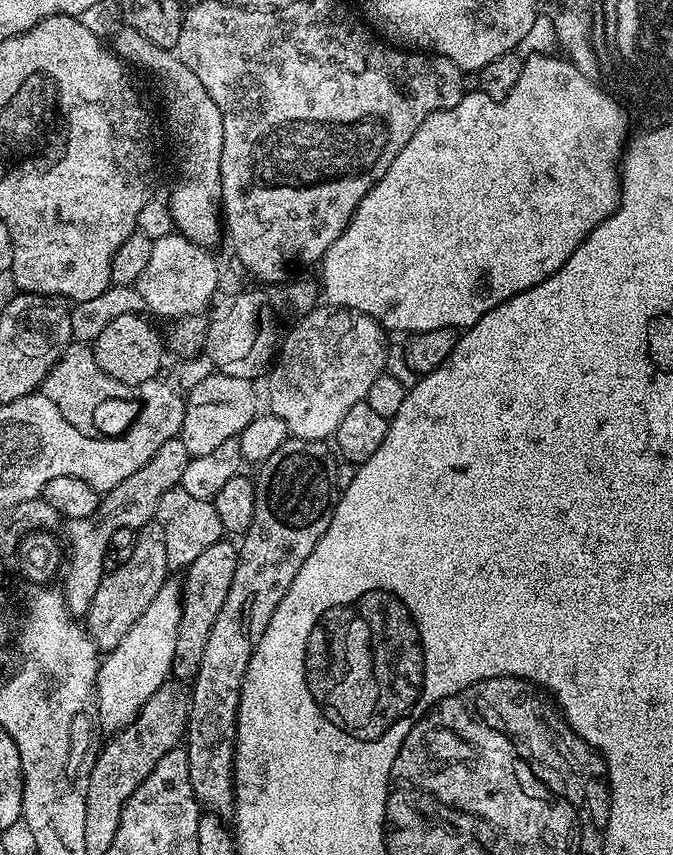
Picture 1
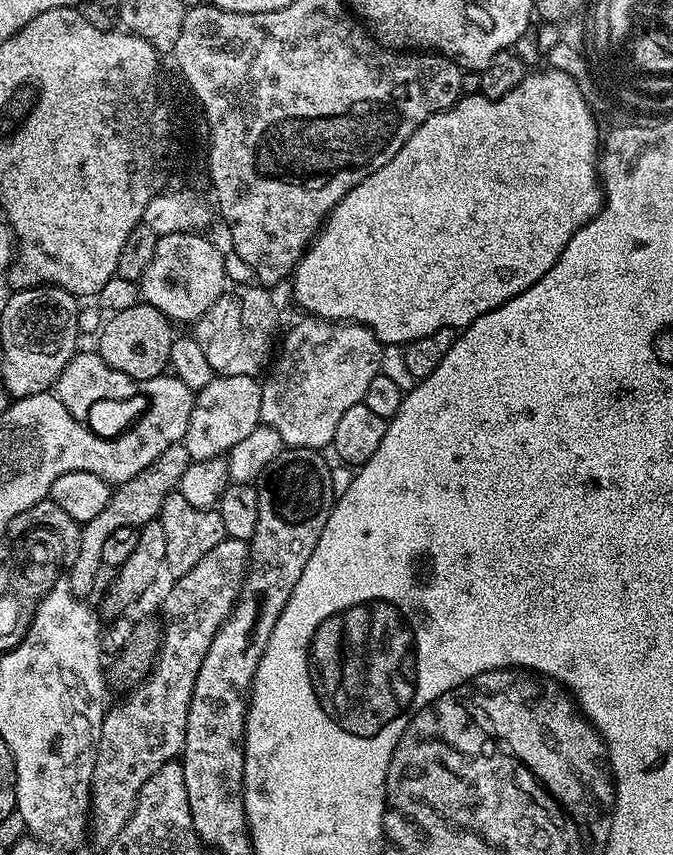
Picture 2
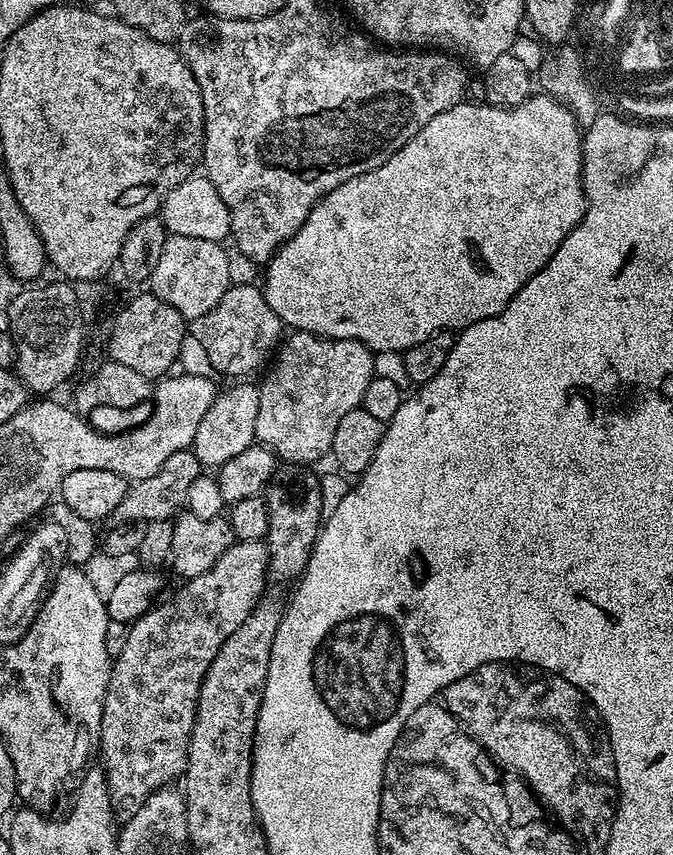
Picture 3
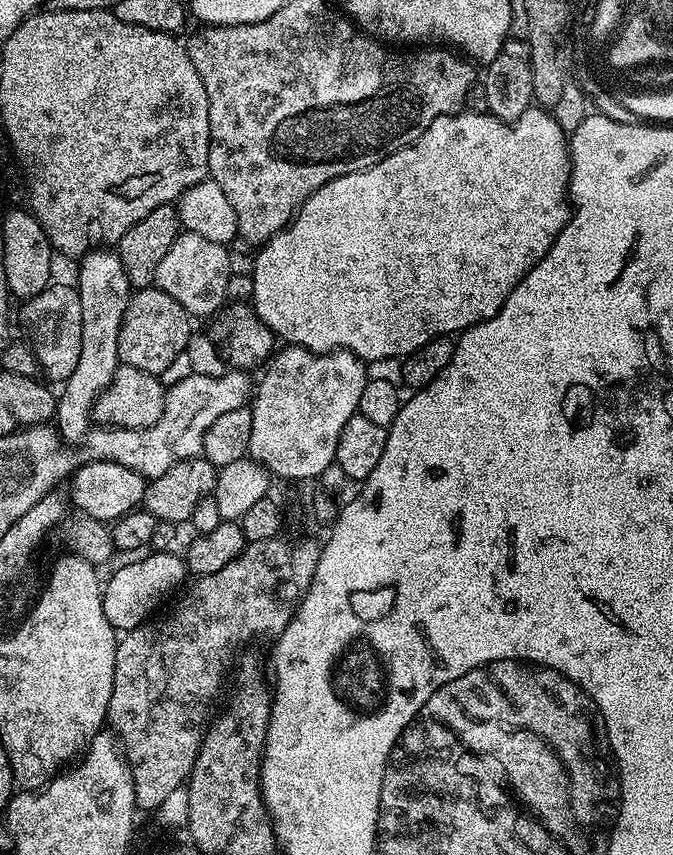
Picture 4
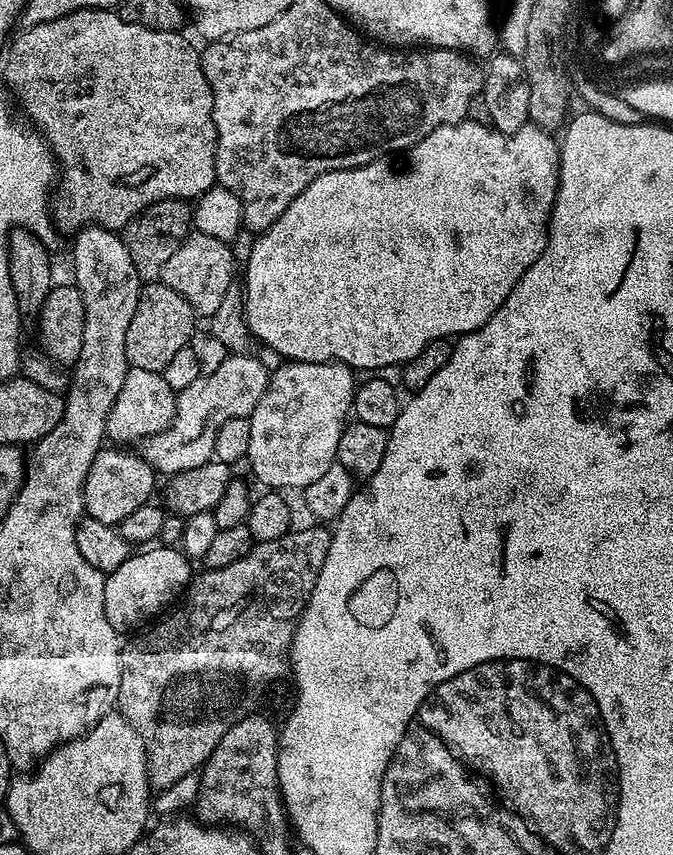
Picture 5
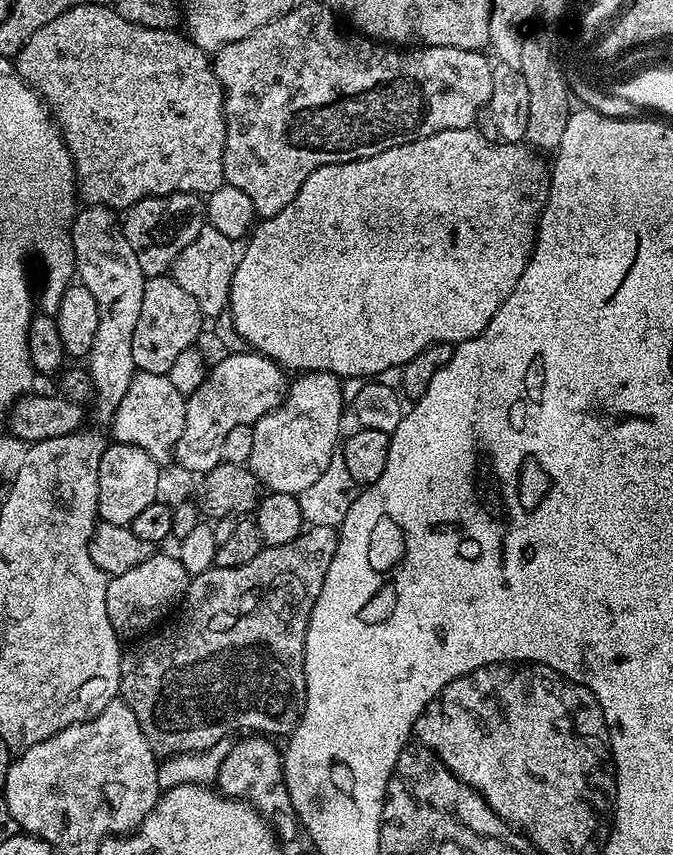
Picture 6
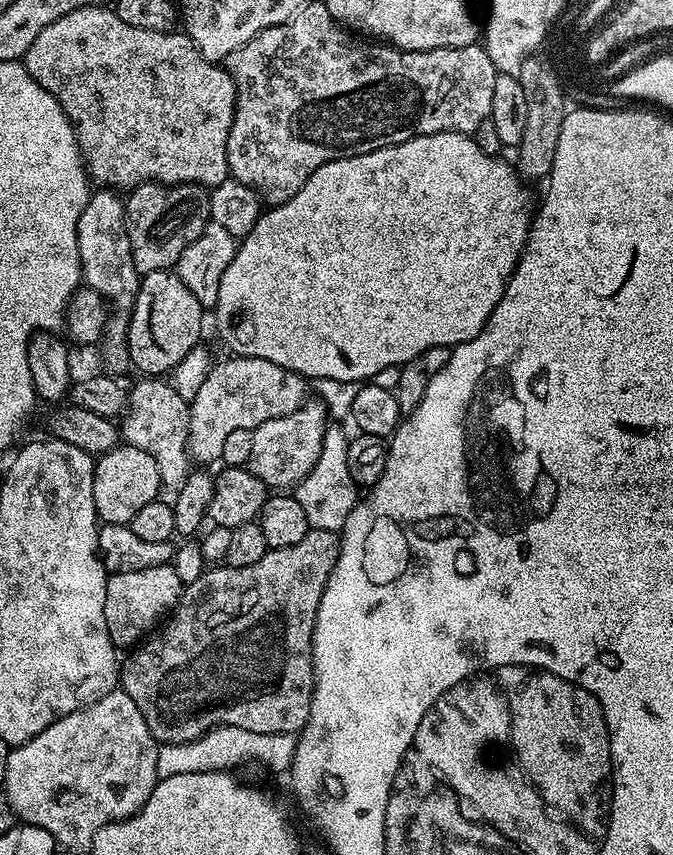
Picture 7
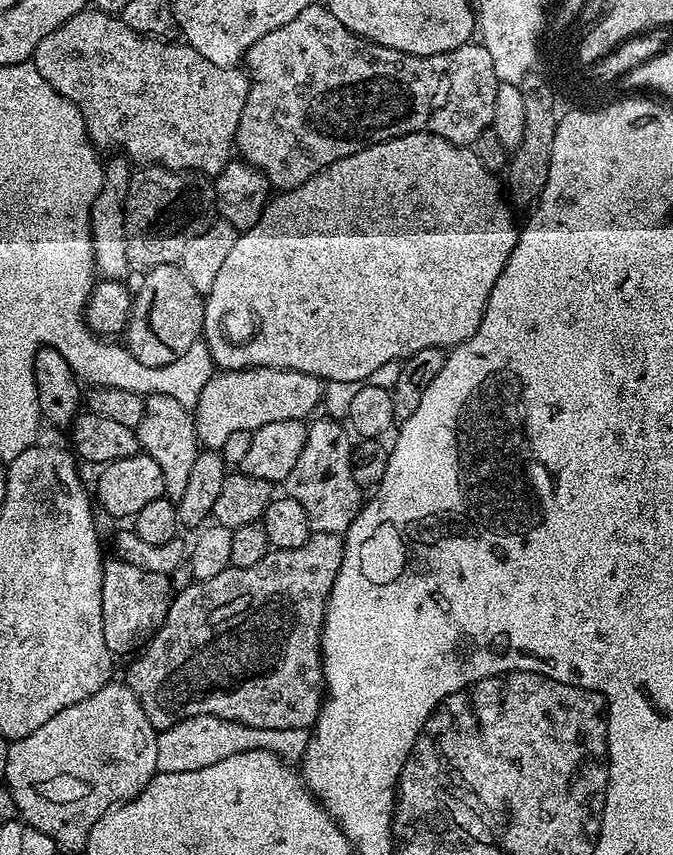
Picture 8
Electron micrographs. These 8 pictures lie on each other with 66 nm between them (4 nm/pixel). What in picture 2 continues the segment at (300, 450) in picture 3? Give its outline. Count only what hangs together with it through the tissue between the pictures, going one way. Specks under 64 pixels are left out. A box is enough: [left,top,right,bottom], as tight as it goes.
[260,318,382,450]

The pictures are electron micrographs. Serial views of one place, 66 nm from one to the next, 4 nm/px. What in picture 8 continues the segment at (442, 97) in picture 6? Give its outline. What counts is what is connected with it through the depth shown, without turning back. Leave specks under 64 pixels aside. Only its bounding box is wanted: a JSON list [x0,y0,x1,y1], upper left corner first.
[234,2,501,190]

